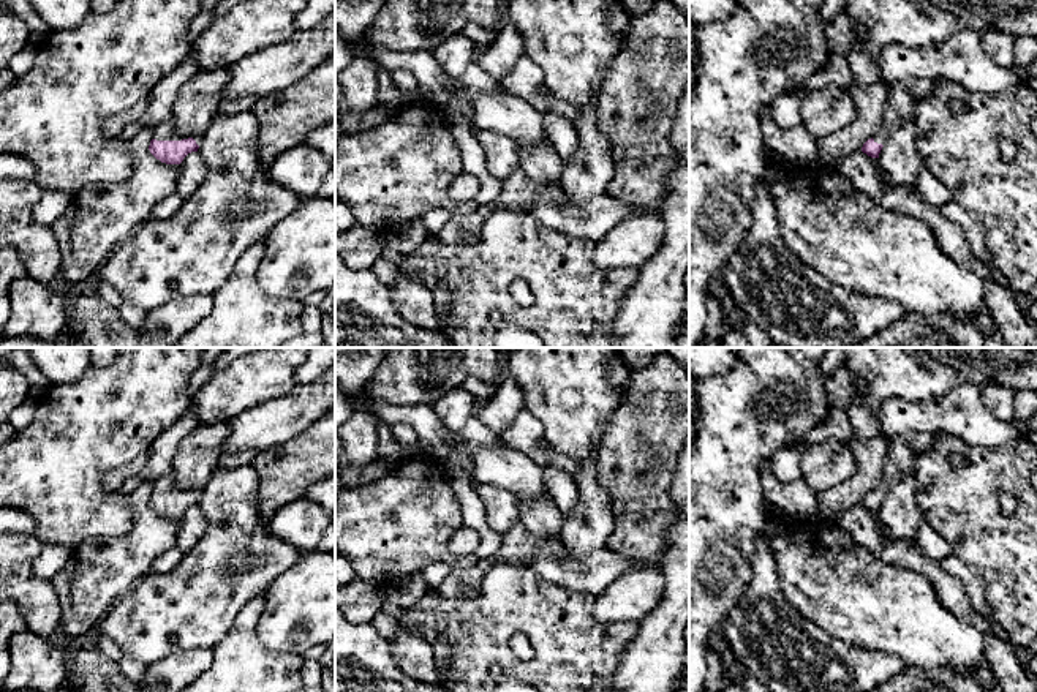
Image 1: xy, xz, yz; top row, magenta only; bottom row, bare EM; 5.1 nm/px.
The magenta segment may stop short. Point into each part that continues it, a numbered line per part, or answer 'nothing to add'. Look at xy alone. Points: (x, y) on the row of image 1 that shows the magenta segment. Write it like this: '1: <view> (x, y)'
1: xy (166, 130)

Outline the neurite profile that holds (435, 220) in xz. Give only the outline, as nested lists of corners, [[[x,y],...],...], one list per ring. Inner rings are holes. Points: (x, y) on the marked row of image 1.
[[[435,209],[428,212],[422,220],[428,234],[436,234],[449,223],[452,215],[454,213],[446,209]]]

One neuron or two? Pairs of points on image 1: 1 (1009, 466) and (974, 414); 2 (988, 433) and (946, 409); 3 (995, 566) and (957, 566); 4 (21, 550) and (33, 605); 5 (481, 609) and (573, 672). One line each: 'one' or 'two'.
1: two
2: one
3: two
4: one
5: one

